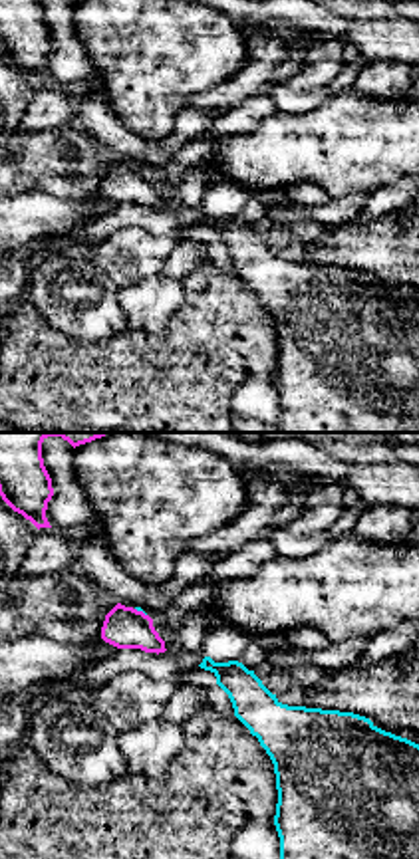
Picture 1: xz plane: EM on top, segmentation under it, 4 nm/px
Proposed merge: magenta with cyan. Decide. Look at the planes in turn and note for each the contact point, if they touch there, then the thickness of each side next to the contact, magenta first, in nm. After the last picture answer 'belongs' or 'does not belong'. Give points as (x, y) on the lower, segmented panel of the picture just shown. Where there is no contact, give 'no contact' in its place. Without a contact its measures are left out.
contact (141, 612); calibres 170 and 20 nm

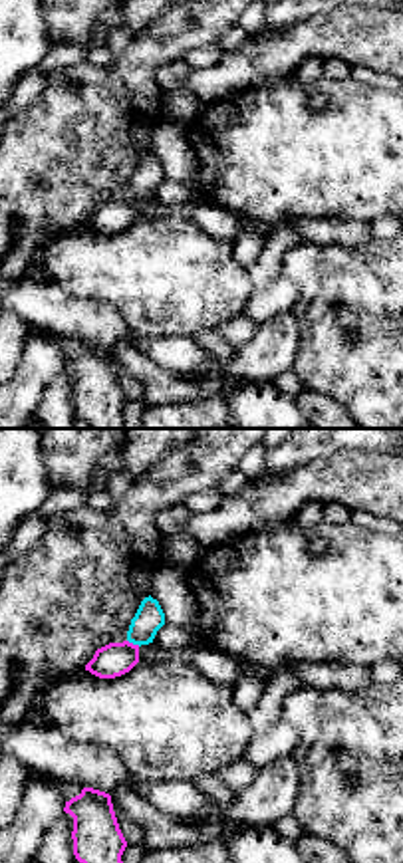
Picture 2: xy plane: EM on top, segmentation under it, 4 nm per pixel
contact (132, 643); calibres 140 and 120 nm

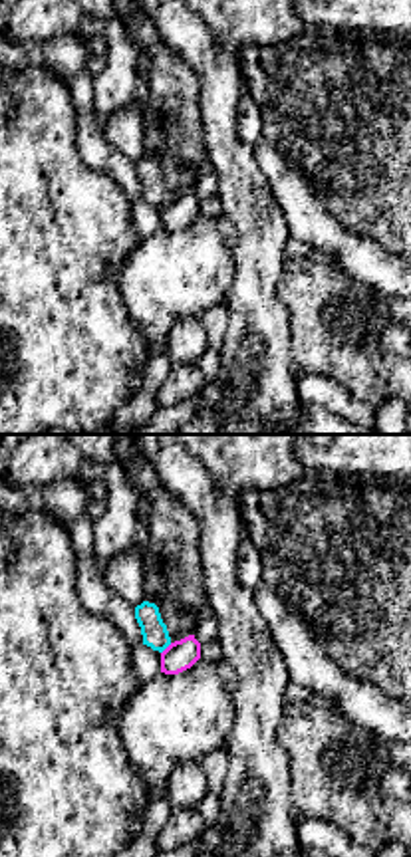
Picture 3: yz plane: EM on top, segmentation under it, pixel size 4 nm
contact (165, 649); calibres 120 and 110 nm

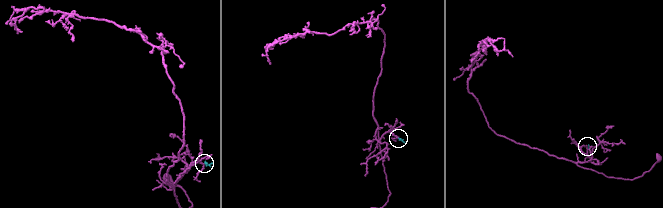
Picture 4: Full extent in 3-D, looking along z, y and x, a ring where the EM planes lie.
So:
does not belong

